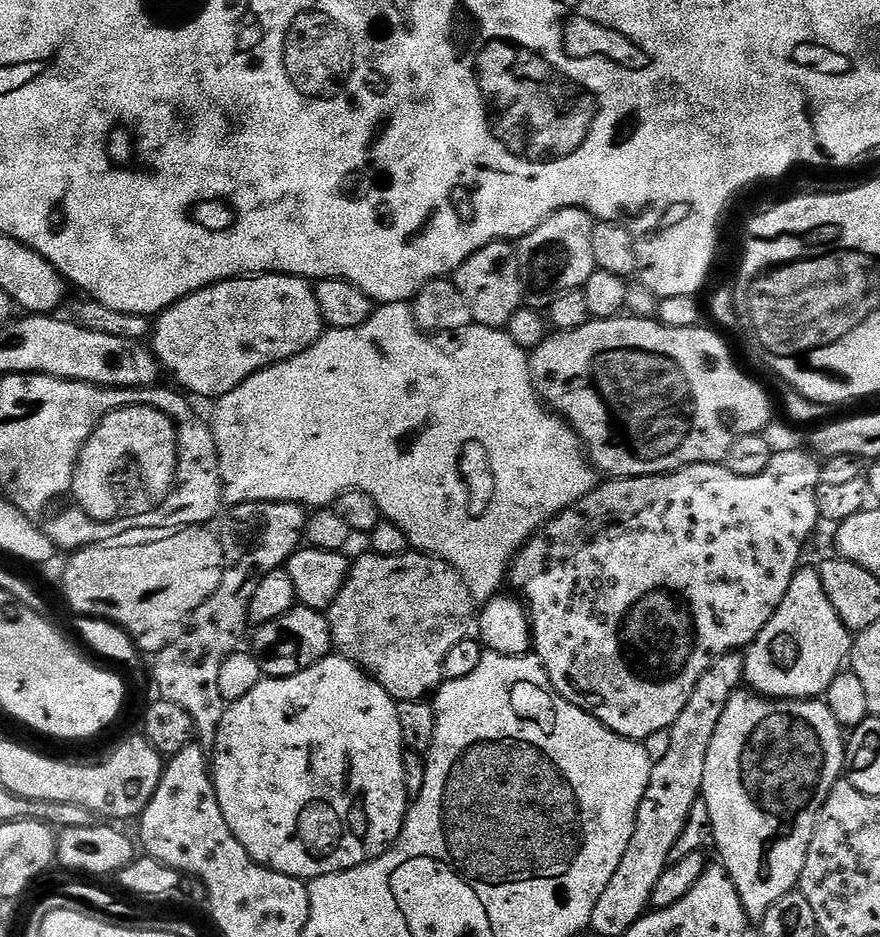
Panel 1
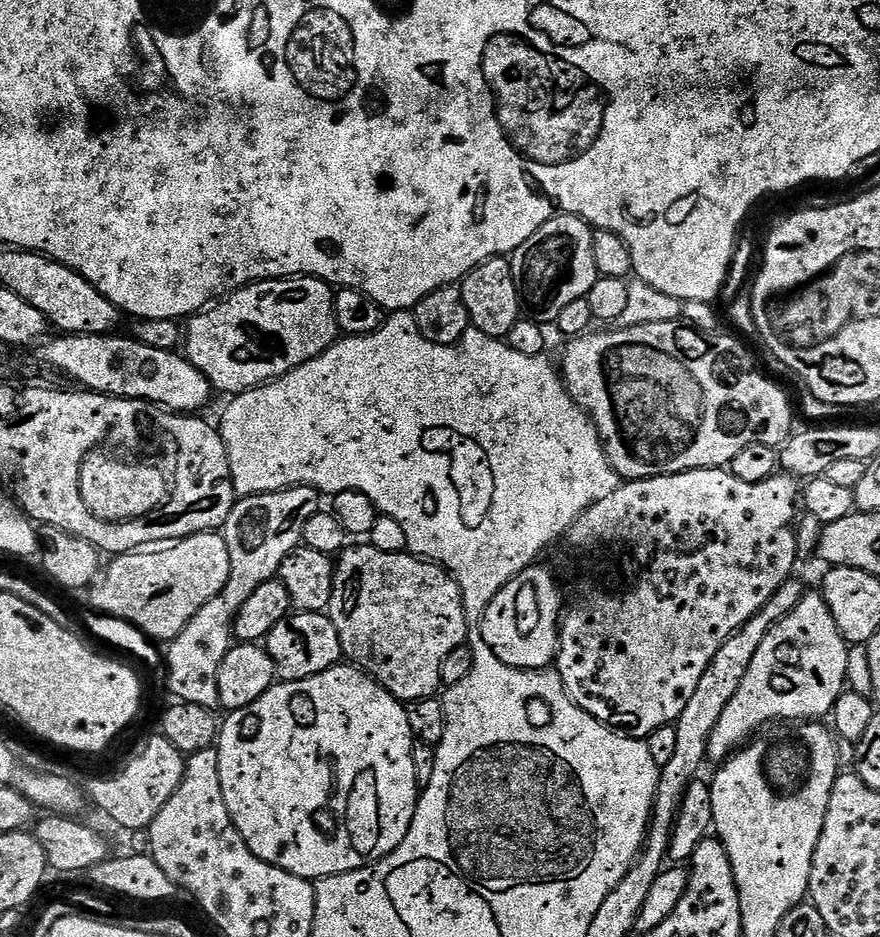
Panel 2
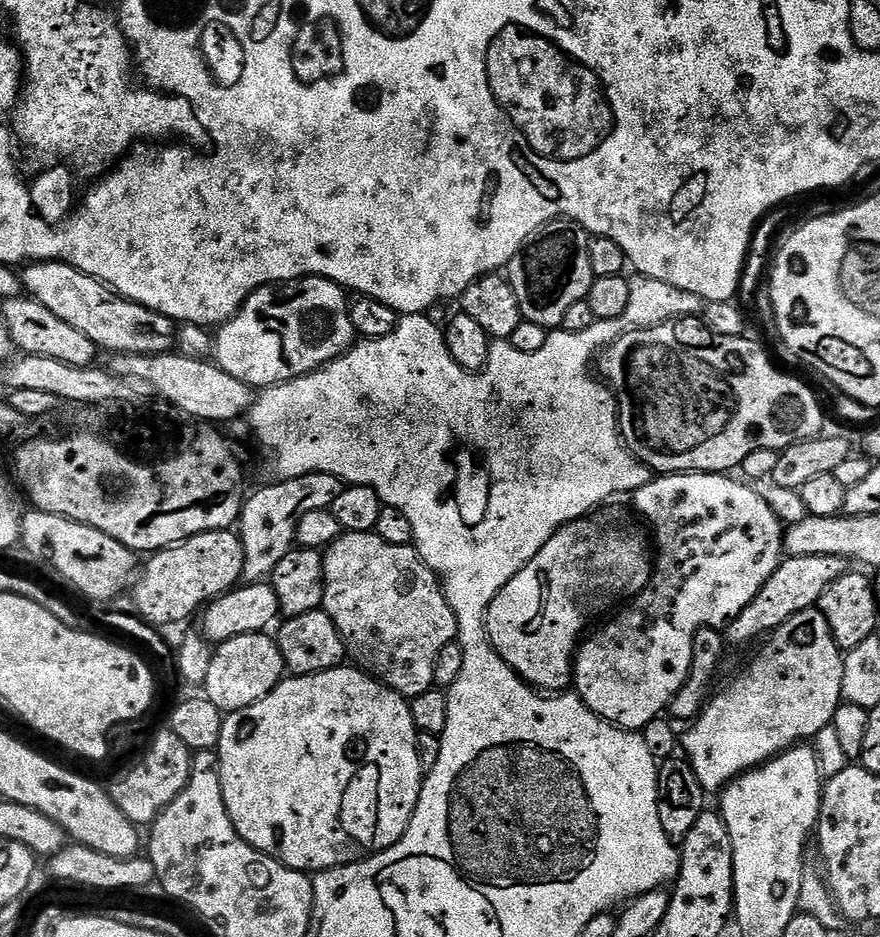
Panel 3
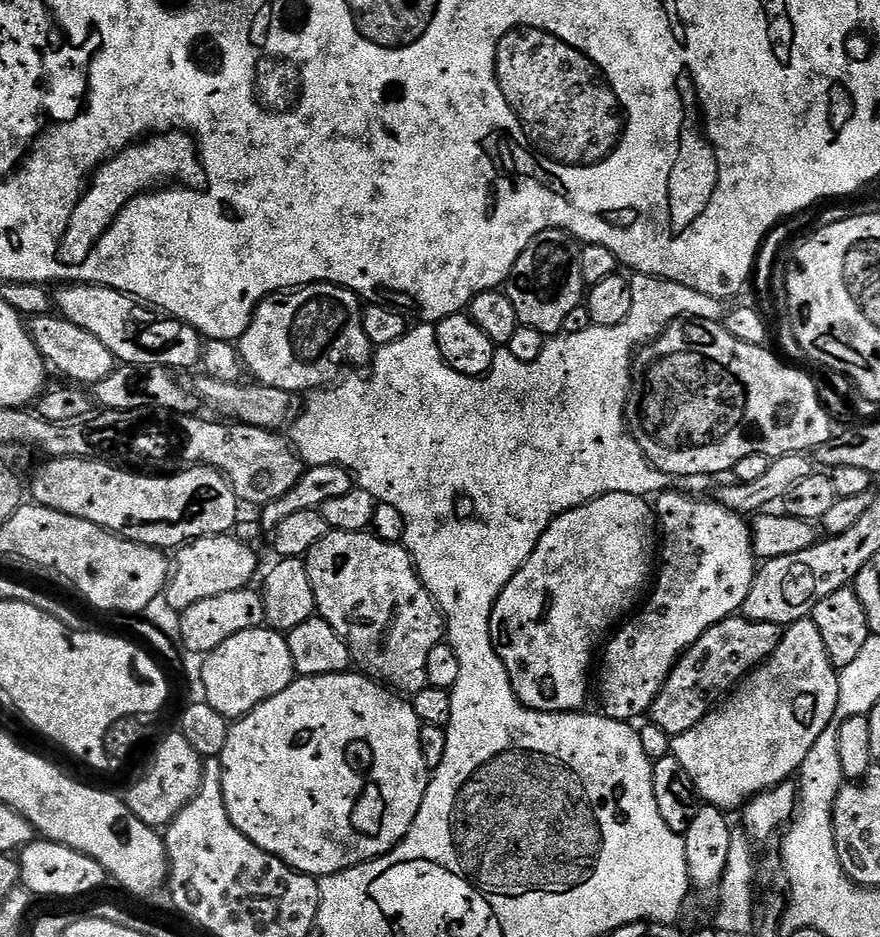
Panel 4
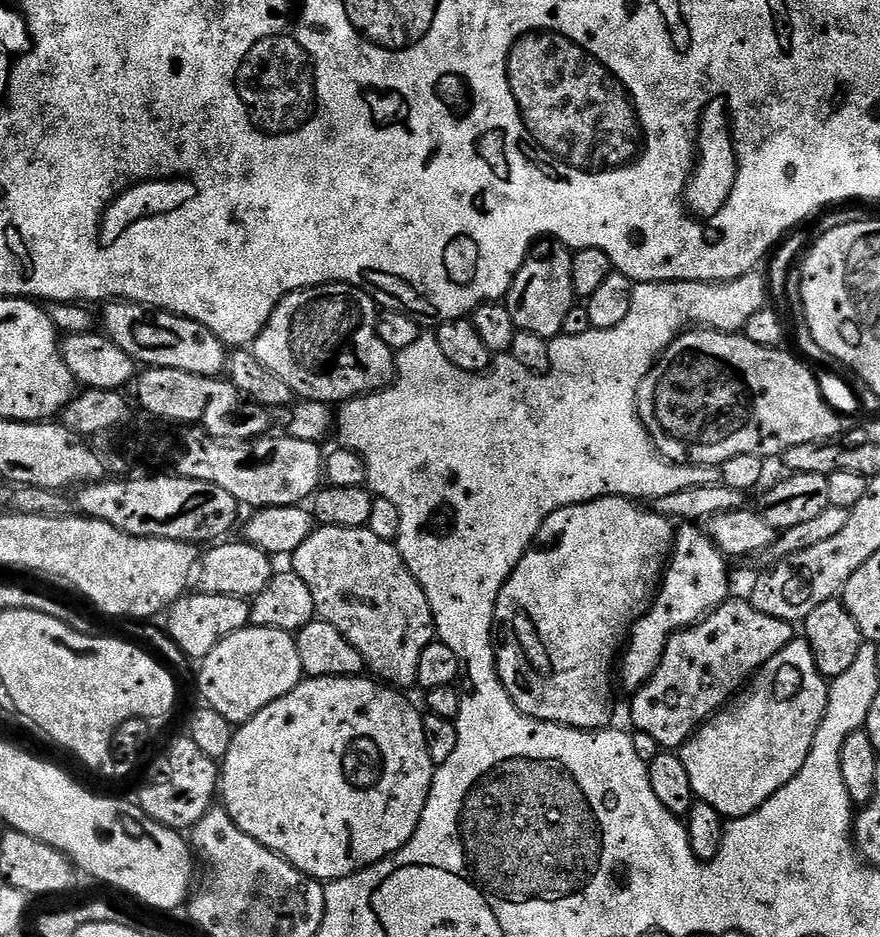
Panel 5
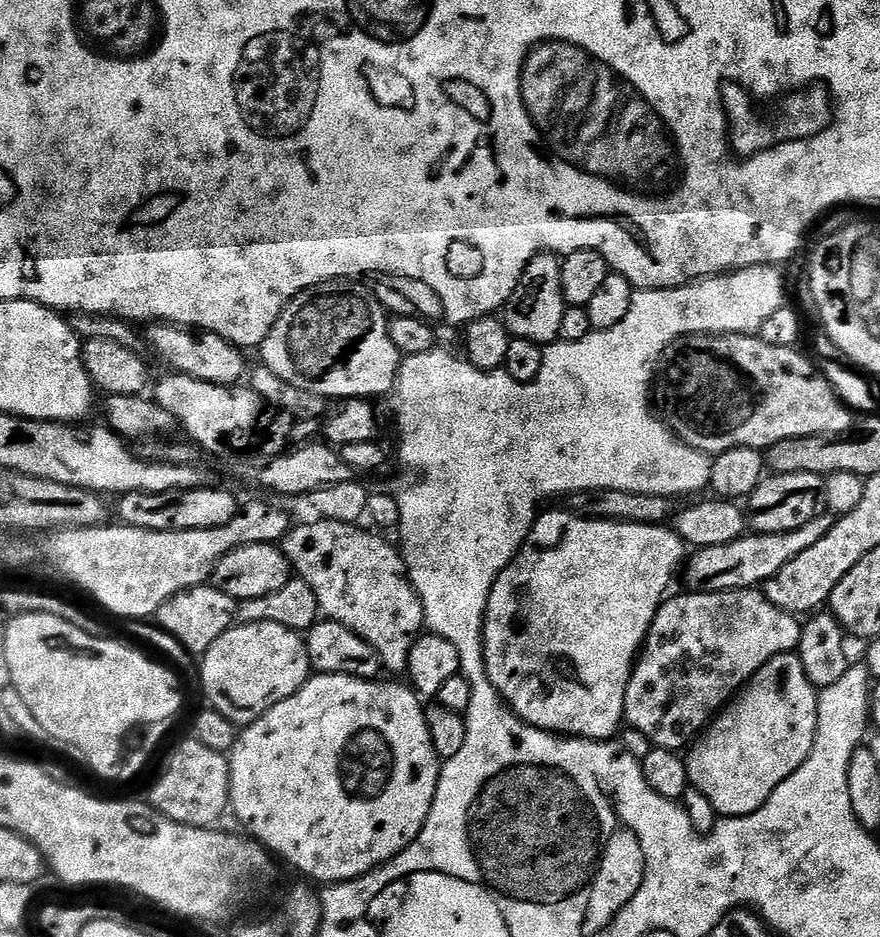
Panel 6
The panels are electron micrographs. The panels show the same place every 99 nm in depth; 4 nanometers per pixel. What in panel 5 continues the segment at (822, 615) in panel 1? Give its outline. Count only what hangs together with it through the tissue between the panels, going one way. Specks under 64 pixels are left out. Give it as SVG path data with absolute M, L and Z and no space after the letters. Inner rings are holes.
M793 638L781 652L774 654L745 683L742 691L724 705L715 716L704 721L685 744L680 745L678 755L697 800L706 802L725 818L745 816L757 812L775 792L782 790L798 770L812 749L814 734L824 717L828 701L829 681L818 670L814 654L807 640Z

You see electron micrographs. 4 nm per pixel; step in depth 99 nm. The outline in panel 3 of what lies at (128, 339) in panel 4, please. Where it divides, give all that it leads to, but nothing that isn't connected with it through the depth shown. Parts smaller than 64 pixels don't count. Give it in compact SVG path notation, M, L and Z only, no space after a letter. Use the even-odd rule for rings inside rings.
M32 262L23 269L22 277L27 295L46 306L50 314L62 318L62 322L74 326L74 330L82 330L82 334L86 334L86 338L90 338L97 349L104 351L105 348L105 353L129 352L157 356L176 347L177 321L116 295L101 280L82 274L74 266Z

